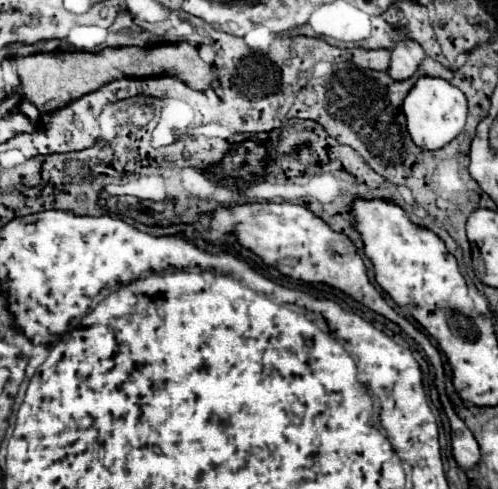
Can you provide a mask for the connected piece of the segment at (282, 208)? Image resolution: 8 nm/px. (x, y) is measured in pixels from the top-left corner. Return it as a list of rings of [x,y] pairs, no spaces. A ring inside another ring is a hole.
[[[256,202],[256,204],[234,206],[234,208],[220,208],[214,212],[214,216],[210,220],[210,228],[218,230],[218,232],[234,232],[238,242],[244,248],[250,248],[266,264],[274,266],[276,270],[280,270],[282,274],[286,274],[290,278],[296,278],[302,282],[324,282],[328,286],[344,290],[348,296],[362,302],[366,308],[382,314],[384,318],[396,322],[408,336],[412,336],[424,348],[430,364],[436,368],[436,380],[434,382],[436,382],[436,388],[440,392],[440,402],[444,406],[444,412],[450,418],[450,426],[454,432],[452,454],[454,454],[458,466],[464,470],[470,470],[478,464],[478,460],[480,460],[478,442],[476,442],[474,434],[468,430],[468,426],[456,416],[456,412],[446,396],[446,370],[444,370],[444,362],[442,362],[438,348],[412,322],[408,322],[406,318],[396,314],[392,306],[388,306],[388,302],[382,298],[382,294],[372,286],[372,282],[368,278],[368,268],[348,236],[346,236],[346,244],[344,244],[344,232],[332,230],[322,218],[318,218],[306,206],[290,204],[290,202],[282,202],[282,204]],[[328,248],[330,248],[330,252],[328,252]]]

